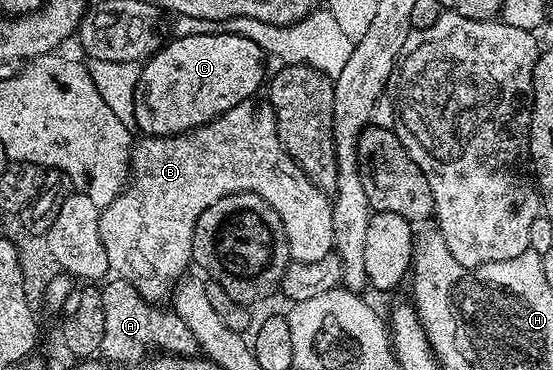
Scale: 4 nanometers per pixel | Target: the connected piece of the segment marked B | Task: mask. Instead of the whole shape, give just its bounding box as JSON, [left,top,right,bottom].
[98,99,334,303]

